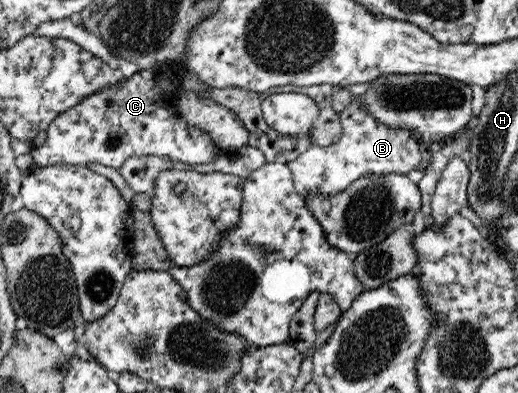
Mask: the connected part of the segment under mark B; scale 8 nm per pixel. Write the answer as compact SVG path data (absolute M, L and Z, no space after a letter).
M354 102L349 103L340 118L343 134L338 143L322 147L316 142L311 142L305 153L287 163L293 175L295 190L300 195L306 195L308 191L334 195L338 191L344 191L352 181L360 179L366 173L408 174L420 165L422 157L418 147L419 141L412 136L412 132L388 128Z

